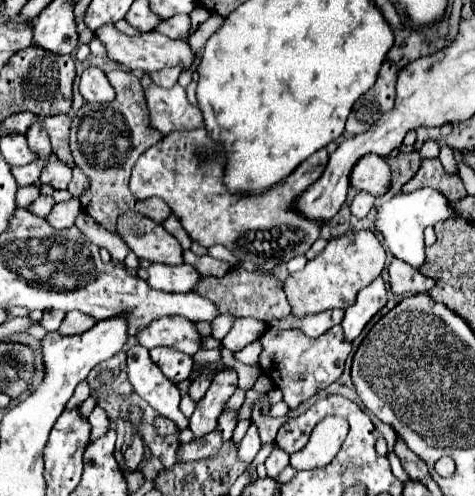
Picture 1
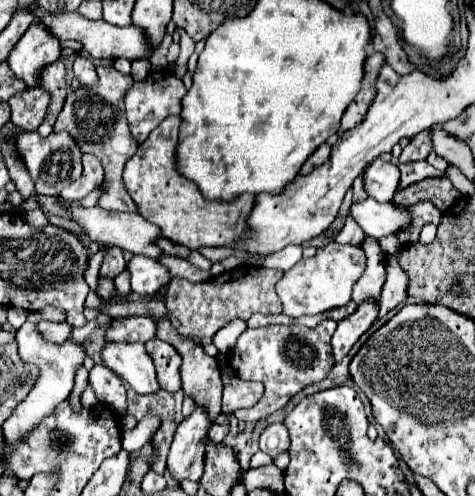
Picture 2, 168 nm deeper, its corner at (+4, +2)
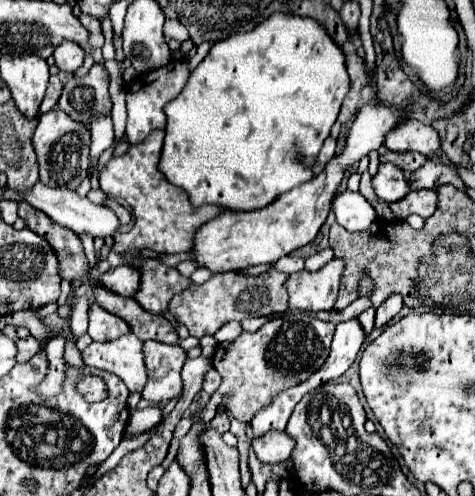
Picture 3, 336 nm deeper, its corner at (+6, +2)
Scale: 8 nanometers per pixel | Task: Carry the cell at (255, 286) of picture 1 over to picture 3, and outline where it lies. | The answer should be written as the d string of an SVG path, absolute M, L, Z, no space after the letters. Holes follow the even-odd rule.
M270 270L260 276L244 276L240 272L226 272L226 274L214 274L208 282L196 286L190 284L188 290L182 294L176 294L170 300L170 314L178 318L188 330L190 336L202 338L206 334L216 334L226 322L254 316L272 316L282 314L288 310L288 292L284 290L288 274Z

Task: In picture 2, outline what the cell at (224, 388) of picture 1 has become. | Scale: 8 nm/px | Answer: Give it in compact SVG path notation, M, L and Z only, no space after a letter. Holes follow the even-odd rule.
M196 406L194 412L176 428L168 454L168 470L174 480L200 480L206 456L206 434L212 424L210 416Z

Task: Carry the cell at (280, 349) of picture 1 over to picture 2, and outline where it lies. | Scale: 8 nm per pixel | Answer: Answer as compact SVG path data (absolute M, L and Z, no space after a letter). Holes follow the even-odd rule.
M324 320L314 330L308 330L304 326L266 326L254 330L248 328L238 338L234 350L228 354L228 360L240 380L262 382L264 396L256 406L246 410L236 410L234 416L238 420L266 418L272 412L282 410L288 404L288 400L308 384L324 380L334 366L334 354L330 346L334 330L336 330L334 320Z

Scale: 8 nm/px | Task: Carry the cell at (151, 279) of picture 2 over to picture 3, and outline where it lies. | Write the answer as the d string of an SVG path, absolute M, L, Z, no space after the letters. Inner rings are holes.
M120 264L120 266L110 268L108 272L100 274L98 284L120 296L134 296L134 292L140 286L140 274L132 266Z

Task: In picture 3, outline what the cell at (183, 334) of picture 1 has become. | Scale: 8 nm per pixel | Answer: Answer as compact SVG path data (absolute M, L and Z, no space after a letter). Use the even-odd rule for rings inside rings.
M92 304L92 306L90 306L90 310L88 310L88 320L90 320L88 334L90 334L92 340L96 340L96 342L116 340L116 338L120 338L120 336L124 336L124 334L130 332L130 326L128 326L122 318L118 318L118 316L114 316L114 314L110 314L110 312L106 312L106 310L100 308L98 304Z

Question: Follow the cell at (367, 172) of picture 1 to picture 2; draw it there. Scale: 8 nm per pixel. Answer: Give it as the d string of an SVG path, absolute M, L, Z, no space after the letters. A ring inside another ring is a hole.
M376 158L364 170L364 190L378 202L390 202L400 180L400 170L392 162Z

